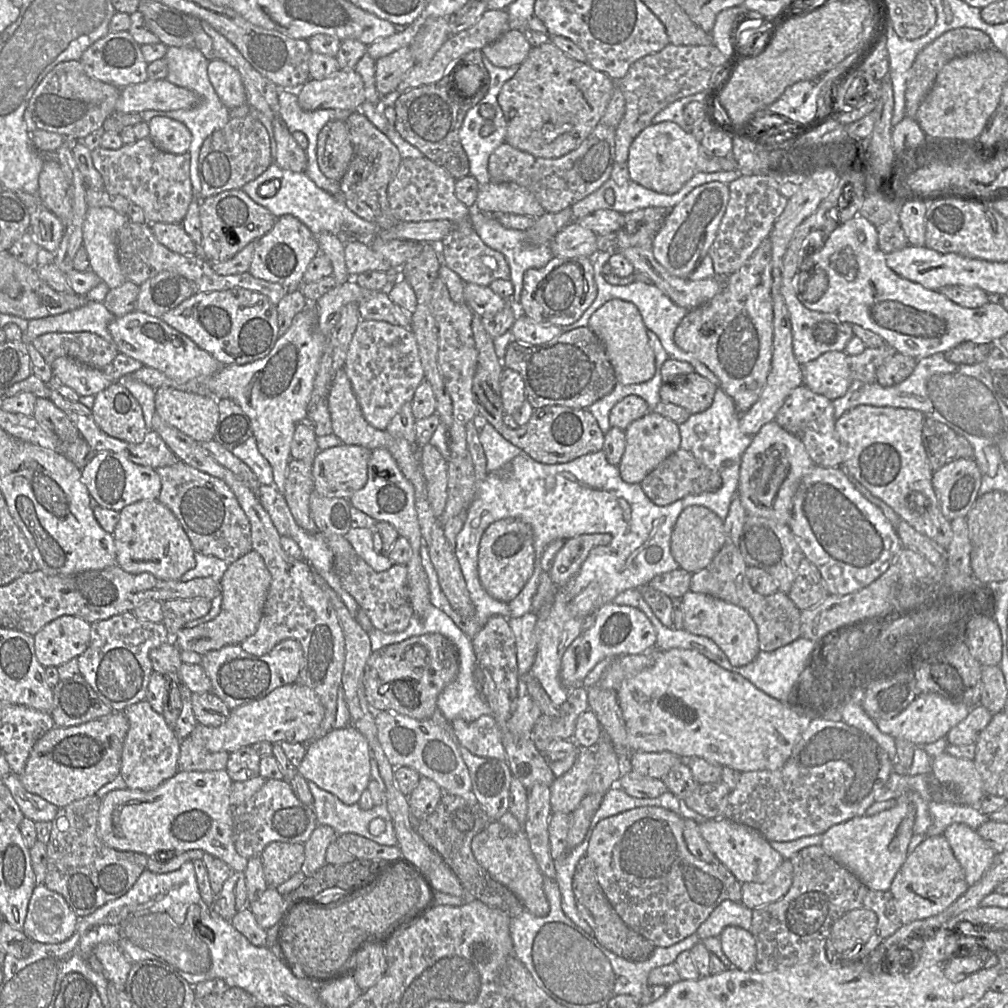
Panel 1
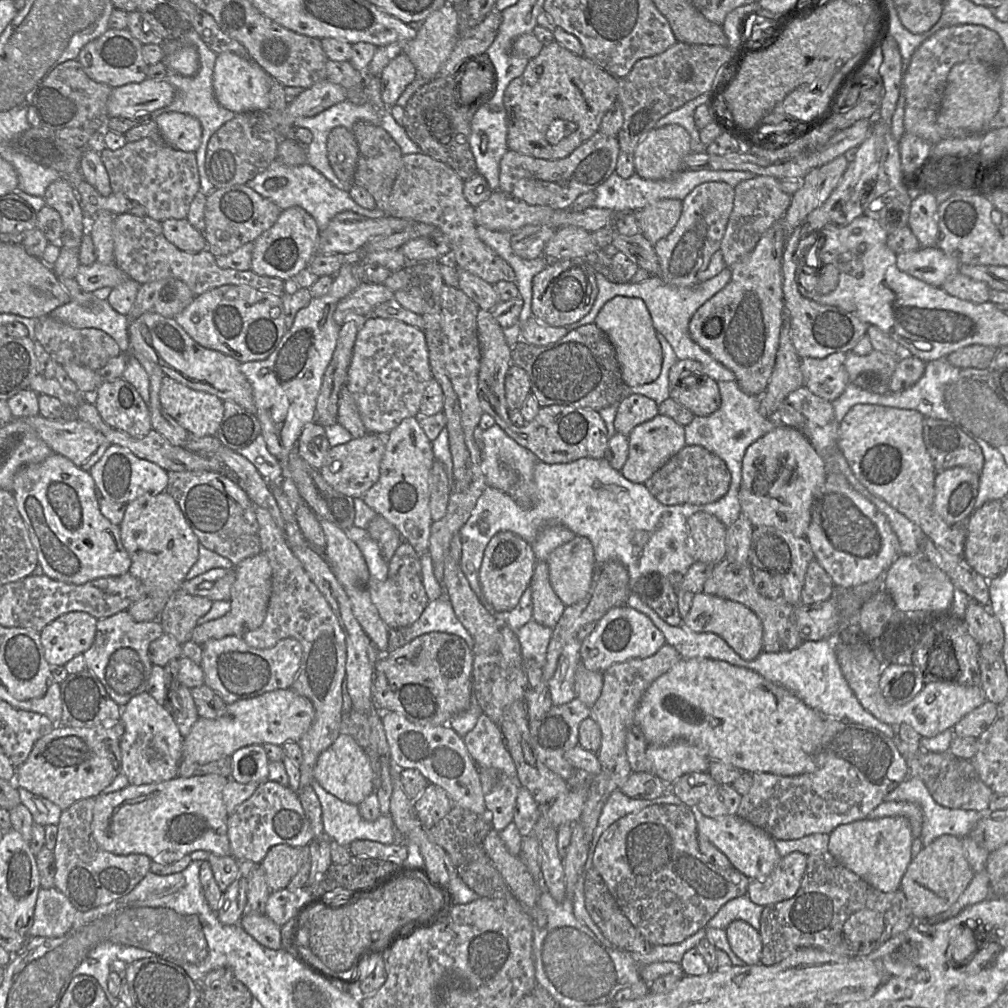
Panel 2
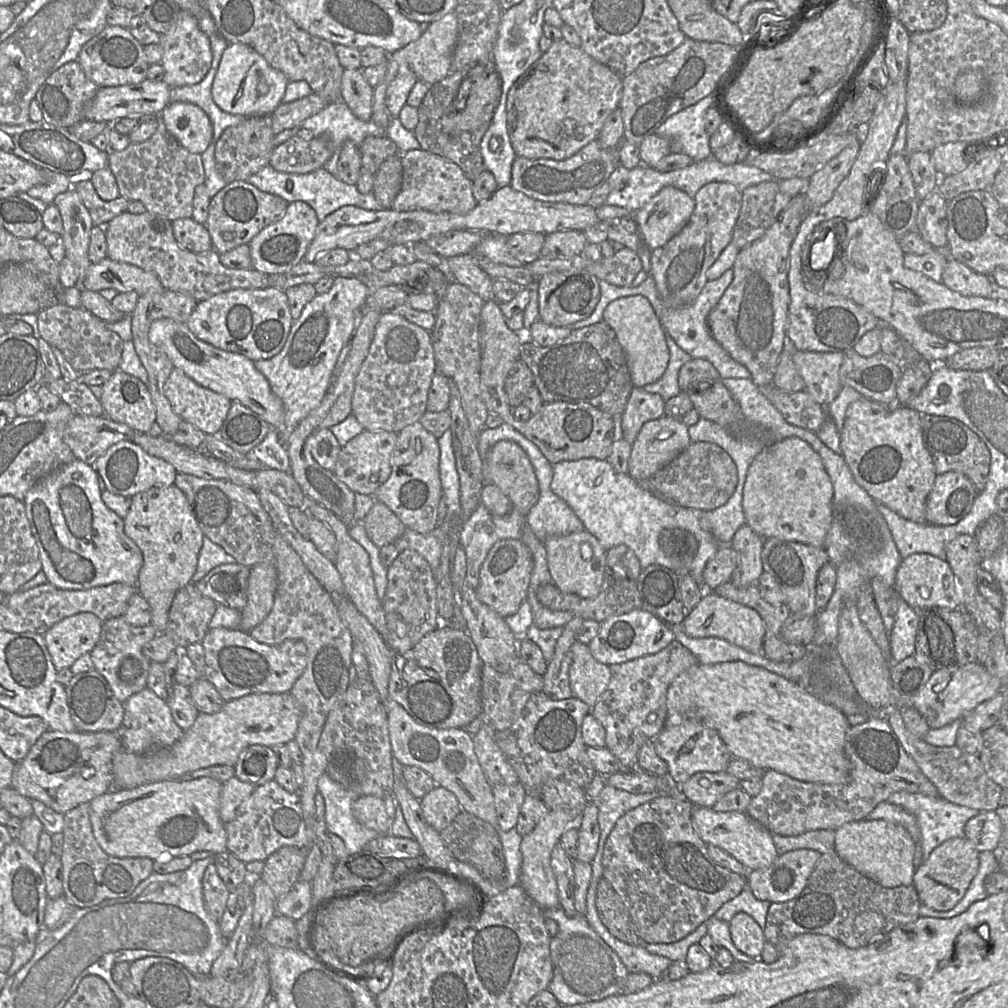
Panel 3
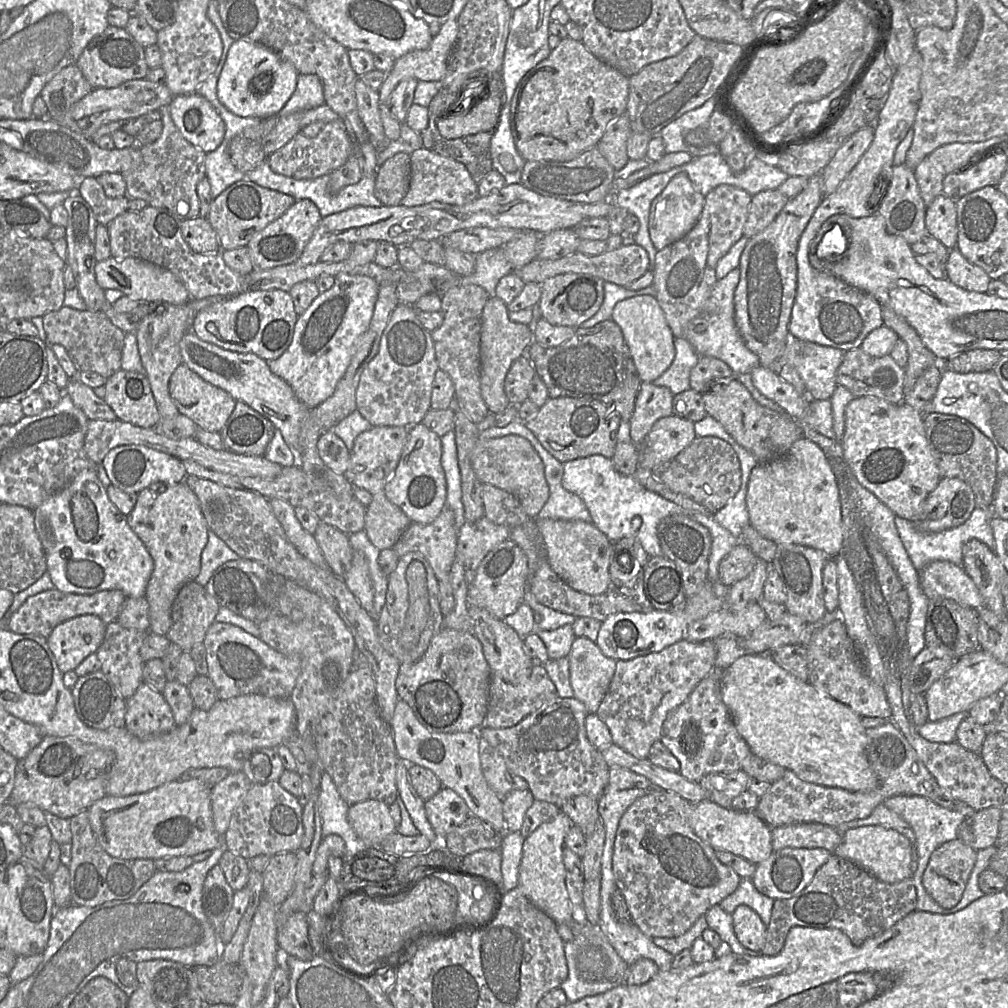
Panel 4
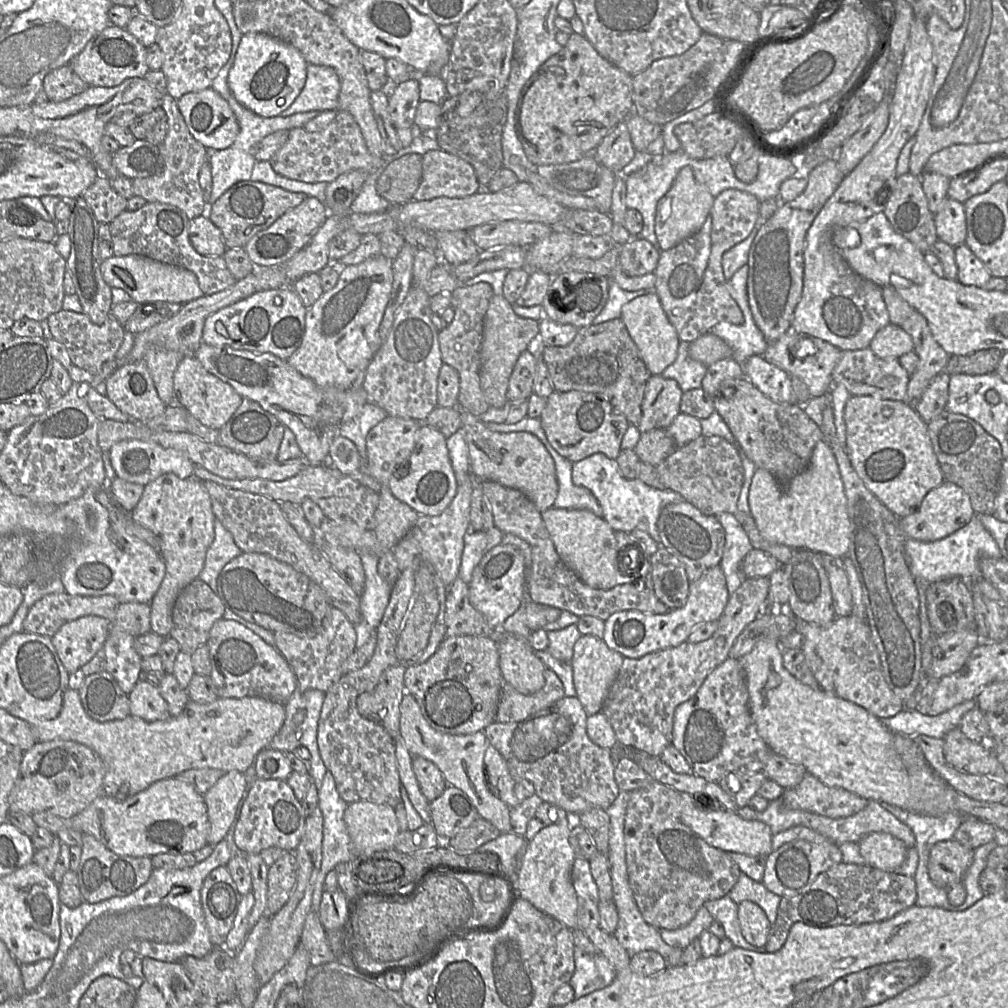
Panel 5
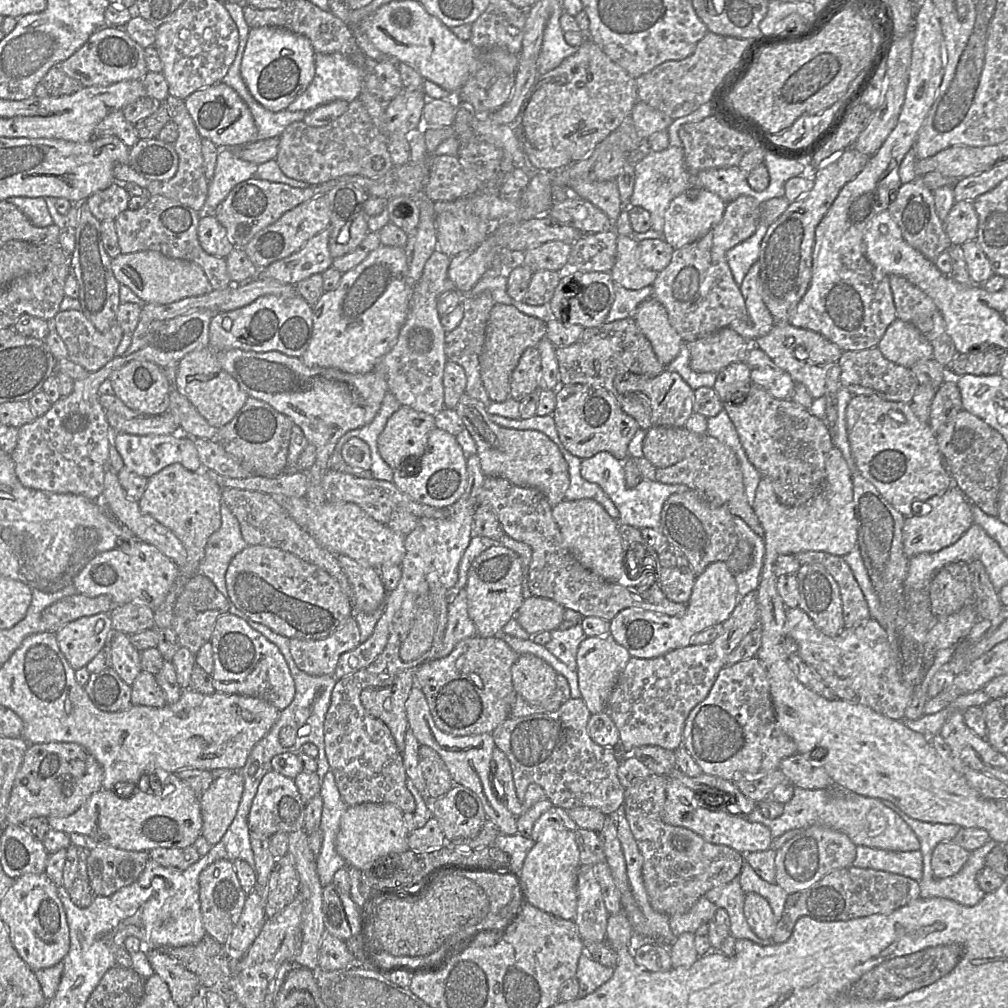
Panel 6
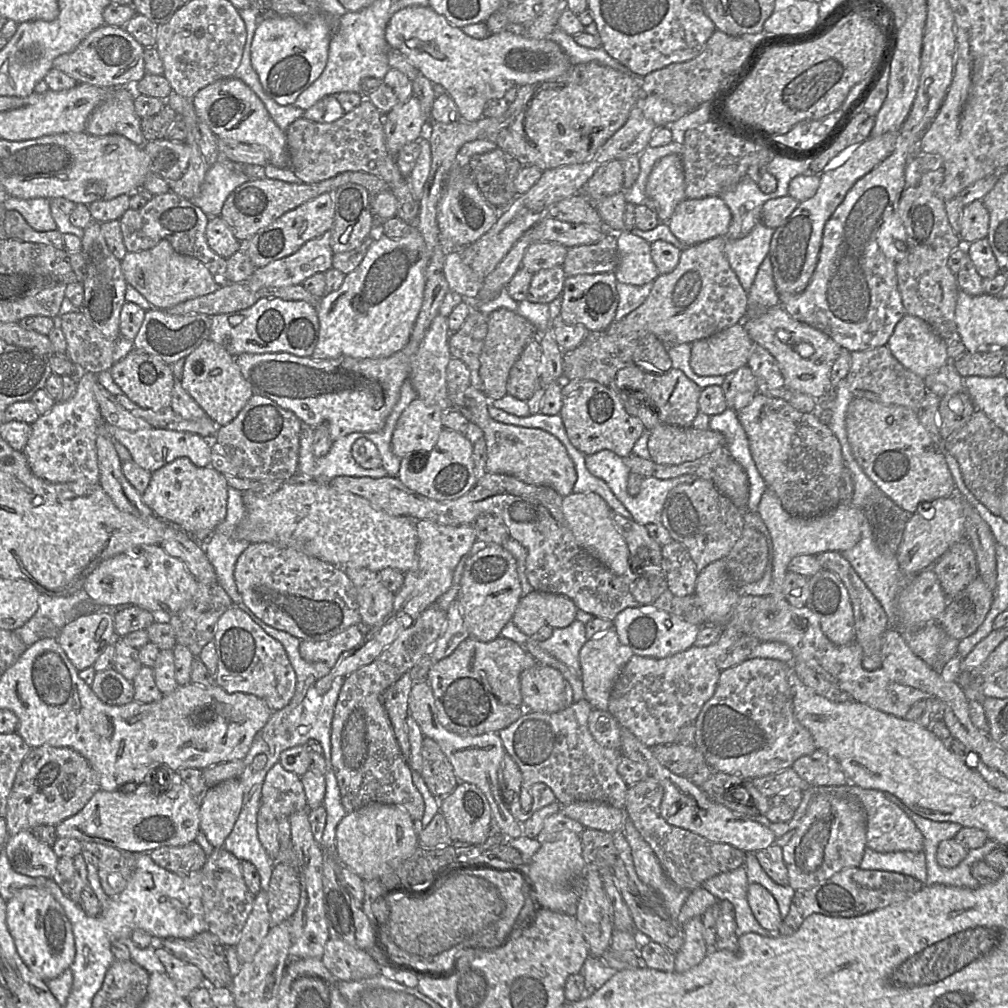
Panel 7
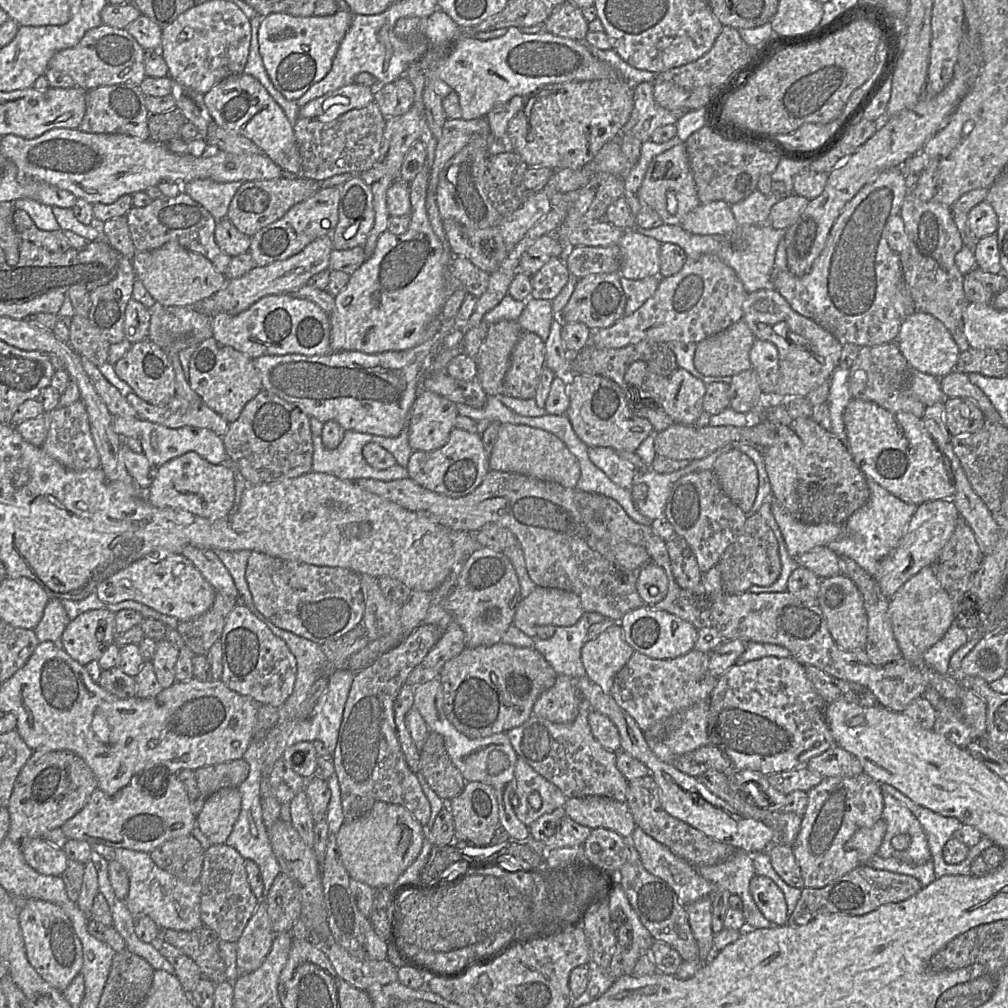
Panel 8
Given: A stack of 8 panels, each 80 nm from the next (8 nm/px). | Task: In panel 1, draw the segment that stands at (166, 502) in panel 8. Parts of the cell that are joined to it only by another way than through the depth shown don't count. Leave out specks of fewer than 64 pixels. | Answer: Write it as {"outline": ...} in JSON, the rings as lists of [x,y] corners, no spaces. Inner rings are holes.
{"outline":[[[142,500],[120,511],[118,524],[112,533],[116,549],[116,565],[131,574],[150,573],[162,580],[180,581],[182,575],[195,566],[195,550],[175,515],[157,500]]]}

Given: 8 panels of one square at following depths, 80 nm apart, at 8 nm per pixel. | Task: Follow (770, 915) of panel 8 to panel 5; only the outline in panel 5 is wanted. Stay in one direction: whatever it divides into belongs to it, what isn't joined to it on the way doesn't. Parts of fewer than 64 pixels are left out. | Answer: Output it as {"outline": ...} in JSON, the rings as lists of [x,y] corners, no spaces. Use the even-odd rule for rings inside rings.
{"outline":[[[749,900],[741,902],[738,905],[738,920],[747,942],[757,947],[765,946],[772,925],[759,905]]]}

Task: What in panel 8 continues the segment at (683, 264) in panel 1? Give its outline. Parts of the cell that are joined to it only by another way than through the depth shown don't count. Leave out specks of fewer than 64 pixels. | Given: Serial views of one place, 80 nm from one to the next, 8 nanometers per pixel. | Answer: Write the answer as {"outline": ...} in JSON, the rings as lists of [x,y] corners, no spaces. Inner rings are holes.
{"outline":[[[704,254],[698,259],[687,258],[678,273],[661,278],[655,293],[636,312],[623,316],[610,327],[594,331],[590,344],[622,348],[643,340],[699,343],[740,321],[746,296],[735,271],[717,256]]]}

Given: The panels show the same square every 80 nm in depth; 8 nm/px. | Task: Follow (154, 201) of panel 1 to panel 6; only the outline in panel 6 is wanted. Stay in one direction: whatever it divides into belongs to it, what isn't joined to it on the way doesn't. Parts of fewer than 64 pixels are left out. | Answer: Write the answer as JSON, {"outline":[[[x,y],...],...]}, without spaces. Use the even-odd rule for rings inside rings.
{"outline":[[[168,95],[164,101],[170,110],[171,120],[177,125],[178,137],[173,143],[179,157],[178,170],[174,177],[167,181],[153,180],[146,188],[149,196],[161,195],[189,206],[200,212],[203,210],[208,195],[208,179],[205,176],[202,154],[202,137],[189,114],[185,100]]]}

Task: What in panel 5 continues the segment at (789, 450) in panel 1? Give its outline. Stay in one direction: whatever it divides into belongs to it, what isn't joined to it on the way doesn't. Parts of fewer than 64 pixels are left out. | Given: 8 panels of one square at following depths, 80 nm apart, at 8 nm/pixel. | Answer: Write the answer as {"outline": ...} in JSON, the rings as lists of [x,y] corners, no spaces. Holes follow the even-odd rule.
{"outline":[[[824,440],[815,445],[807,467],[786,484],[780,483],[769,471],[757,468],[752,478],[748,503],[750,515],[765,540],[793,549],[806,549],[839,558],[847,556],[850,545],[847,500],[835,455]]]}

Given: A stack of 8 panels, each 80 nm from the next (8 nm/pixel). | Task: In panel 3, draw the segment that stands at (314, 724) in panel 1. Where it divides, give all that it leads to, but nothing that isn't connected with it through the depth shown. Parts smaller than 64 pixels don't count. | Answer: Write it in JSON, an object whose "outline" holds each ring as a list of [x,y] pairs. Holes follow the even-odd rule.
{"outline":[[[290,693],[252,694],[225,702],[214,714],[199,713],[191,727],[172,746],[155,750],[142,755],[132,754],[123,748],[117,752],[113,760],[114,783],[117,789],[133,789],[139,786],[165,780],[180,779],[186,773],[215,765],[235,765],[240,752],[250,745],[273,747],[286,745],[294,740],[301,710]]]}

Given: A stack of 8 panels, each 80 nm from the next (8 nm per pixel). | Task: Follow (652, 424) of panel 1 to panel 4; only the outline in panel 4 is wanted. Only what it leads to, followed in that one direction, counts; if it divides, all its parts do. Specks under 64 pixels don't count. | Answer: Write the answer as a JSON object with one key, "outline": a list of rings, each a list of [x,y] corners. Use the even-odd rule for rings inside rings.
{"outline":[[[674,415],[657,420],[638,444],[638,467],[653,470],[677,456],[695,438],[690,420]]]}

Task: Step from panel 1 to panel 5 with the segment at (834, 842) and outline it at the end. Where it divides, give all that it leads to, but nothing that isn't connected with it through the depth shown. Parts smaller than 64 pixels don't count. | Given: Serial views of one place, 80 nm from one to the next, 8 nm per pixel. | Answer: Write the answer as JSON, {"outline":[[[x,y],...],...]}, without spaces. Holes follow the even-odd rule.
{"outline":[[[885,832],[867,834],[858,846],[865,865],[885,872],[896,872],[908,850],[903,841]]]}

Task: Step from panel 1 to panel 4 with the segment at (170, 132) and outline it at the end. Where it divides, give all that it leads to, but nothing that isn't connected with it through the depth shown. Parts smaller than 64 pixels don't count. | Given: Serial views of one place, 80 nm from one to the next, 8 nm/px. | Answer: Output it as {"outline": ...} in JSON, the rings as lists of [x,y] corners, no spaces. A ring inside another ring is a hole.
{"outline":[[[196,93],[174,96],[168,104],[171,118],[183,137],[205,153],[214,151],[225,136],[225,123],[212,104]]]}

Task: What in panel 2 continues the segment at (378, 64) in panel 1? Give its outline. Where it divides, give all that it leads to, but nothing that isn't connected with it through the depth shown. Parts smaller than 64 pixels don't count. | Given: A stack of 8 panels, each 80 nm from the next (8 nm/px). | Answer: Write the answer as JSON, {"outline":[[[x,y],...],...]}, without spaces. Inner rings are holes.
{"outline":[[[401,52],[392,59],[380,75],[381,98],[386,106],[394,106],[416,77],[416,68],[405,53]]]}

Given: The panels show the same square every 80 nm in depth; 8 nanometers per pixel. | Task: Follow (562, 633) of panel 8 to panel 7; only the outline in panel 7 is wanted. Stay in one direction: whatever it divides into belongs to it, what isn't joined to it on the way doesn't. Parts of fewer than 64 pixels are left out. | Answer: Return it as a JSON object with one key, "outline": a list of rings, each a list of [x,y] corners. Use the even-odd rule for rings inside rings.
{"outline":[[[575,620],[567,627],[555,628],[549,639],[537,644],[581,678],[579,653],[587,640],[585,624]]]}

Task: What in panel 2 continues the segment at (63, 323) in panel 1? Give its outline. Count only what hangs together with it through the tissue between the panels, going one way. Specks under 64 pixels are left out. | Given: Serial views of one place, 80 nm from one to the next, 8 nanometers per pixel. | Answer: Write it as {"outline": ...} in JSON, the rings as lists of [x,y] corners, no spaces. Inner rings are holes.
{"outline":[[[94,297],[91,304],[70,301],[49,314],[50,317],[73,328],[96,328],[110,335],[122,352],[129,351],[129,319],[116,312],[107,300]]]}

